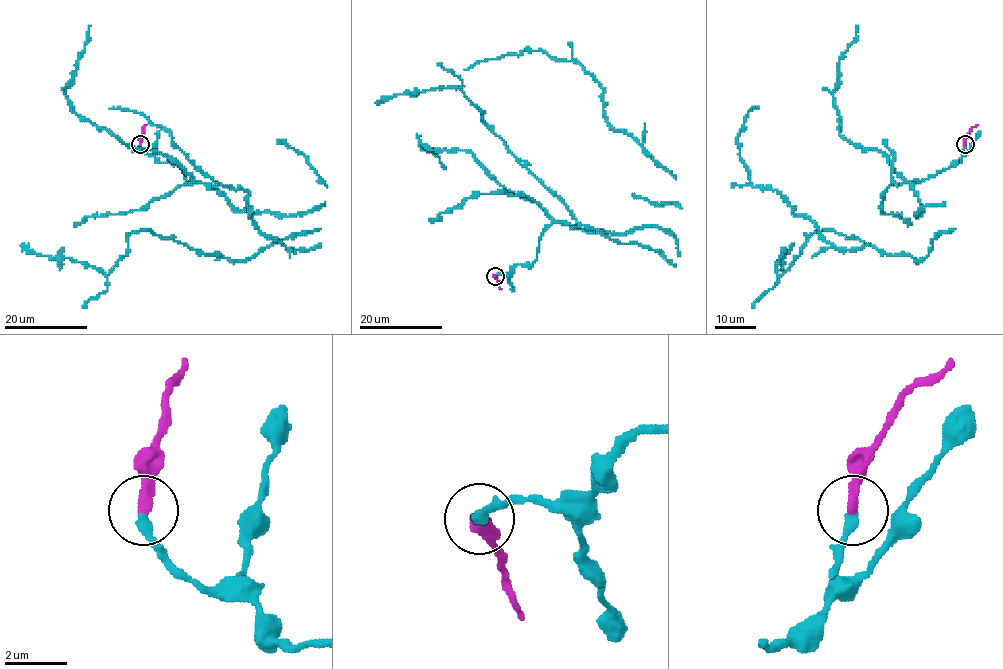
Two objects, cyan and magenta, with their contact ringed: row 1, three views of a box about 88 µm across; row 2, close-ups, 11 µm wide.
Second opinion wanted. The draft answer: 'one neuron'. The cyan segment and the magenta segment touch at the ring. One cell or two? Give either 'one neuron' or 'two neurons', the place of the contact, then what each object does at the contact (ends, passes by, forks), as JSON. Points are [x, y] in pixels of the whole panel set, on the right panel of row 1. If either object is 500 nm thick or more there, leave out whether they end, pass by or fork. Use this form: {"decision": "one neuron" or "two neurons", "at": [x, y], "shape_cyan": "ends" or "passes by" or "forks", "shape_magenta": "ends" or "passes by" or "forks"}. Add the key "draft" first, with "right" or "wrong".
{"draft": "wrong", "decision": "two neurons", "at": [965, 144], "shape_cyan": "ends", "shape_magenta": "ends"}

